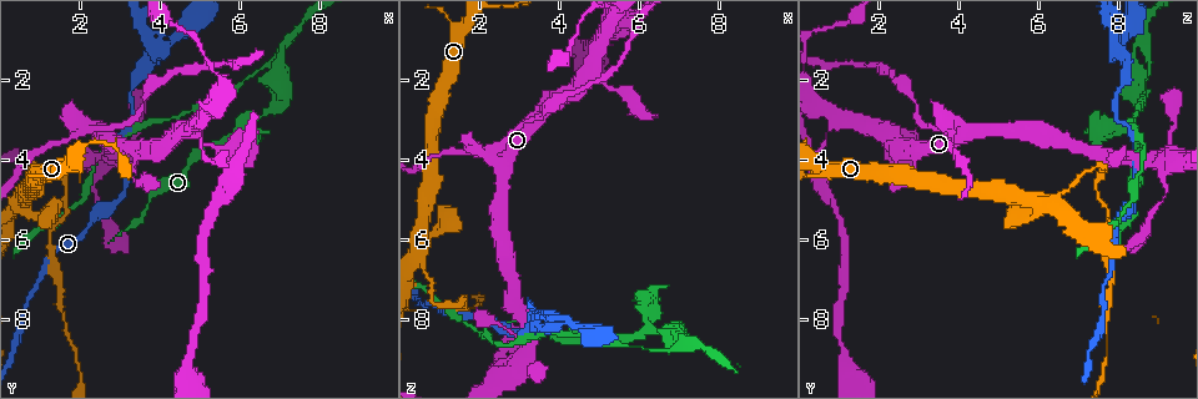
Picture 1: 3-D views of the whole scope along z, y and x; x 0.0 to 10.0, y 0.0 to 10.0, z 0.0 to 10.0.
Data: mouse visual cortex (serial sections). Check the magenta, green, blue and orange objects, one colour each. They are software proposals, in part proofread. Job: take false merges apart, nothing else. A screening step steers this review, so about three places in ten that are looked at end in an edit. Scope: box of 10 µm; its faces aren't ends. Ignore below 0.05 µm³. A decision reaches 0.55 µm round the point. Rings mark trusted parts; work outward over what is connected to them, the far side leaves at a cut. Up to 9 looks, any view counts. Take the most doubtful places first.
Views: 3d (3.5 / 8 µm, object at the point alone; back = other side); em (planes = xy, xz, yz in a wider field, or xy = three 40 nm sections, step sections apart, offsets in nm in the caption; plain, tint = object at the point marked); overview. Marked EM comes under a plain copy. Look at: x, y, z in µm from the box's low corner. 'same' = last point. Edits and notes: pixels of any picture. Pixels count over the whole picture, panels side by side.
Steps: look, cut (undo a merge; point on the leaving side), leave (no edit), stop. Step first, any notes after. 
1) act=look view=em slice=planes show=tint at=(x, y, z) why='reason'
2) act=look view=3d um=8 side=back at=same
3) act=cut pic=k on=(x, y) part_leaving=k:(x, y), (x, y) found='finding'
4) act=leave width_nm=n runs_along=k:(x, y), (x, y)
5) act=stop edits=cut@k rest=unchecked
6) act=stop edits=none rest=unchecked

act=look view=3d um=8 at=(2.05, 3.15, 3.85)

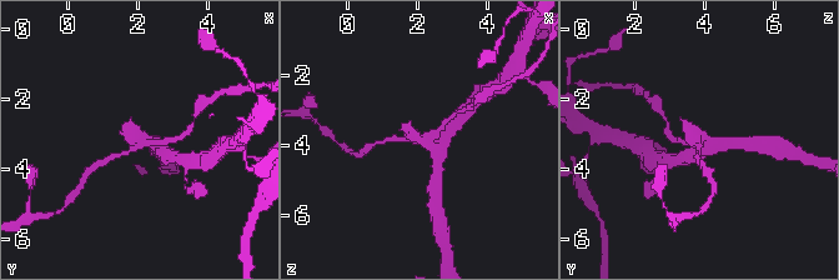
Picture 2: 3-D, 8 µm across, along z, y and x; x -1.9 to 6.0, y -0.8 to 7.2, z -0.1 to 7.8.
act=look view=3d um=3.5 at=same

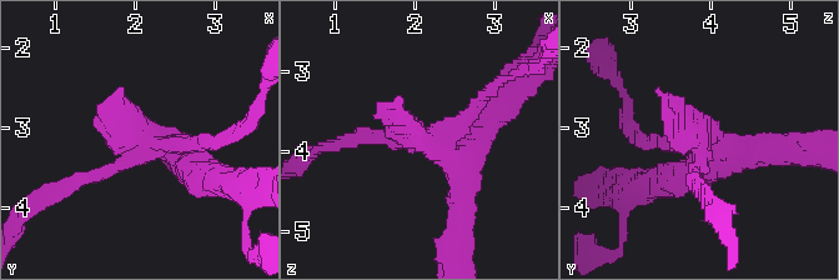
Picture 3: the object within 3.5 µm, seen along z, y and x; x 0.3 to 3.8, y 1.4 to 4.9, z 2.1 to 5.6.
act=look view=em slice=planes show=tint at=(2.05, 3.20, 3.85)

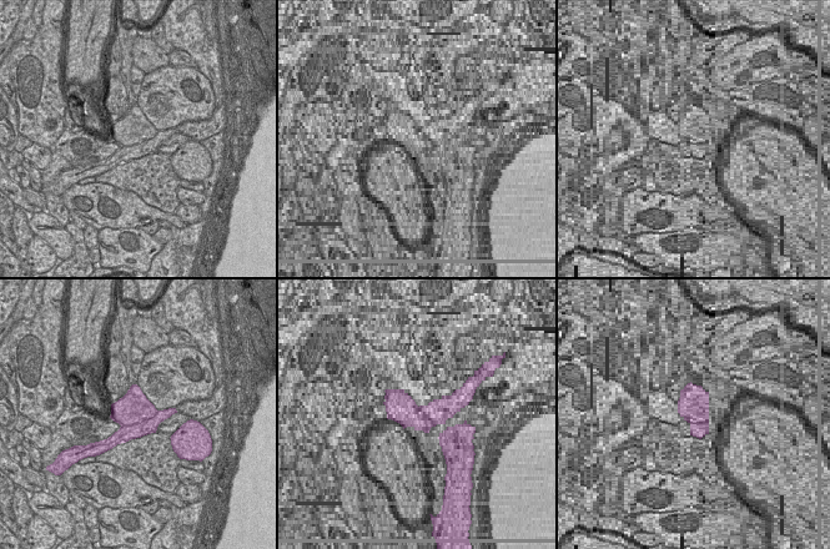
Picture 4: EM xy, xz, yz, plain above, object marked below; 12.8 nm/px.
act=cut pic=3 on=(363, 138) part_leaving=3:(157, 143), (231, 139), (250, 120) found='two cells meet here'

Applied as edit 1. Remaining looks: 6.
act=look view=3d um=3.5 at=(3.95, 1.40, 8.10) why='a fork'

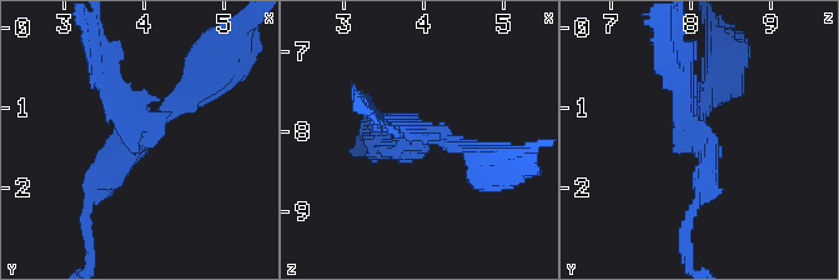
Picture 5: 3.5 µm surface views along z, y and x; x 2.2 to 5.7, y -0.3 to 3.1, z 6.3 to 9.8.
act=look view=em slice=xy step=5 show=tint at=(3.90, 1.35, 8.10) arms=3 arm_widths_nm=200,250,300 why='need the tissue'

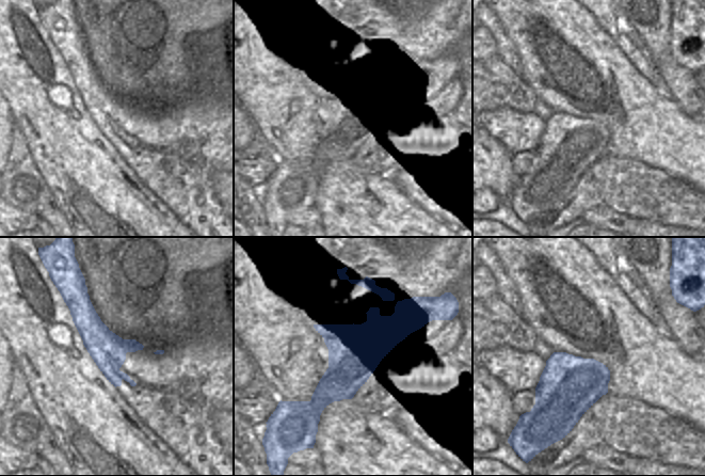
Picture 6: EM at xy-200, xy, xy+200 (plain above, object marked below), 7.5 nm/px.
act=cut pic=5 on=(686, 68) part_leaving=5:(689, 121), (669, 56), (679, 34) found='a second cell is stuck on'

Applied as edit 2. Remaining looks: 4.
act=look view=overview why='see it whole again'

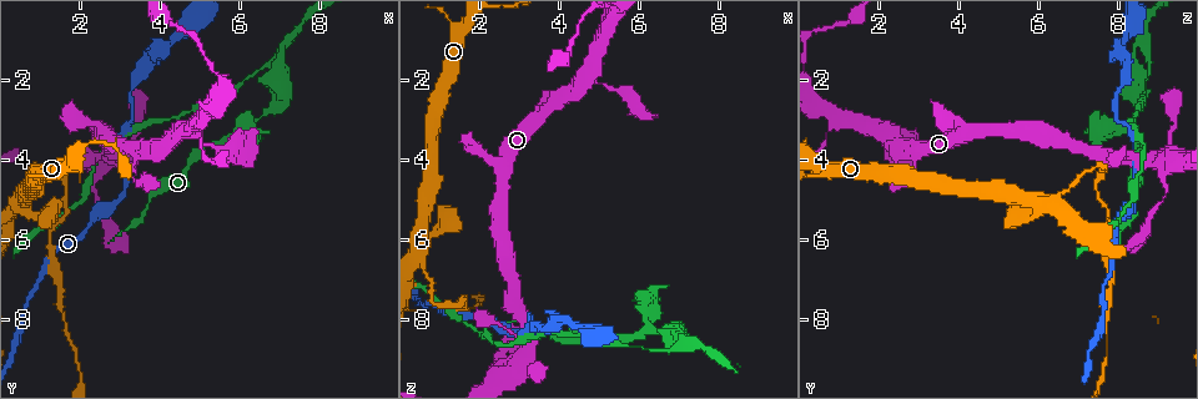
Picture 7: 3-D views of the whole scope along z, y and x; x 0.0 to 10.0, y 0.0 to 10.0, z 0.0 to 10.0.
act=look view=3d um=3.5 at=(6.25, 3.25, 8.15) why='arms part here'

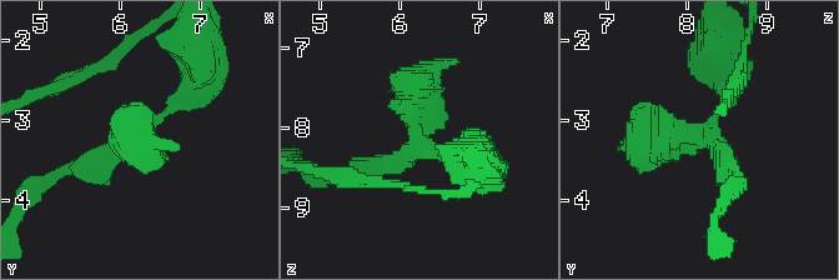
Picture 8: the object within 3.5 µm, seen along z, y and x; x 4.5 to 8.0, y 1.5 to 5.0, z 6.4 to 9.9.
act=look view=em slice=xy step=1 show=tint at=(6.25, 3.15, 8.20)

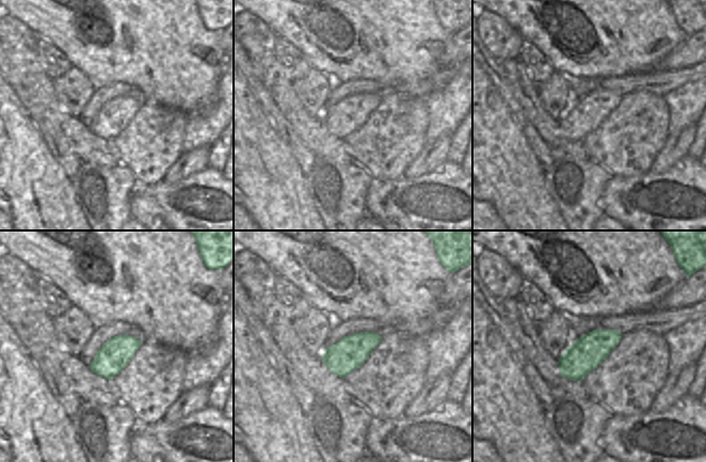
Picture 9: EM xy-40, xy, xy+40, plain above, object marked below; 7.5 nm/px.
act=leave found='all the same cell'

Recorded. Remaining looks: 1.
act=stop edits=cut@3,cut@5 rest=unchecked

